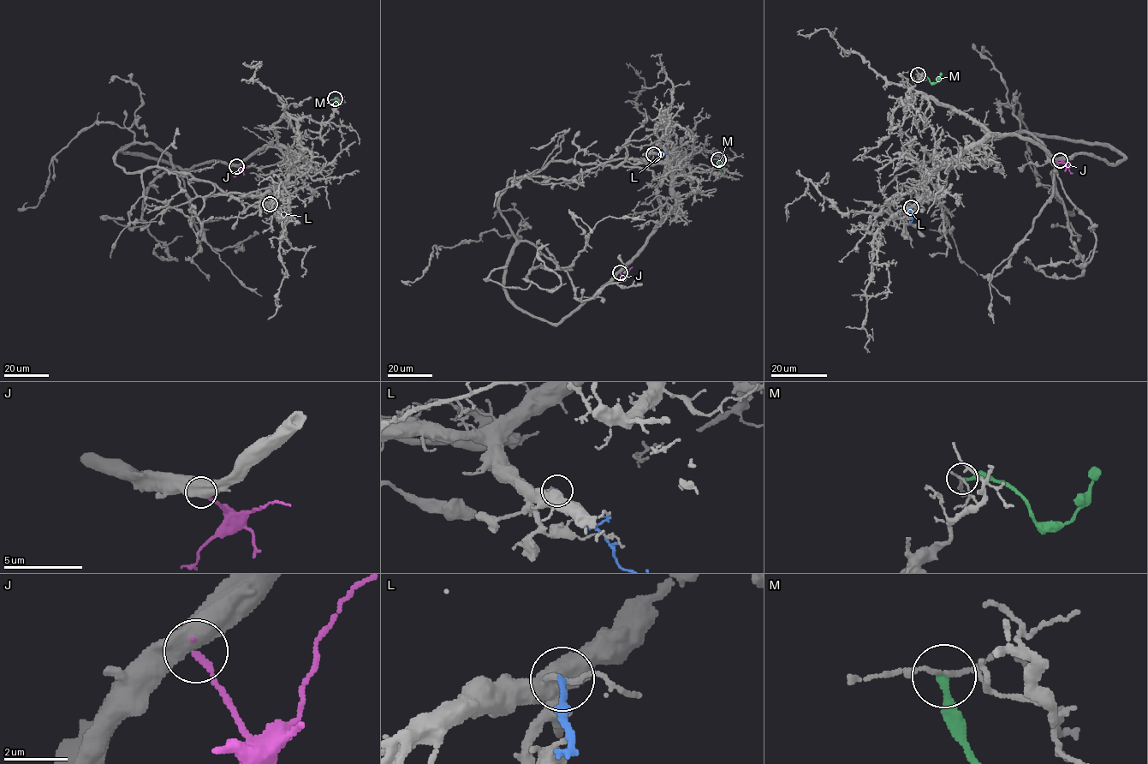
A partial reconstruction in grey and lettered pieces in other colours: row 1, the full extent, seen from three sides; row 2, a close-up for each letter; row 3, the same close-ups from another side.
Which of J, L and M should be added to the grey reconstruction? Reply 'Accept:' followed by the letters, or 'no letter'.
Accept: no letter

